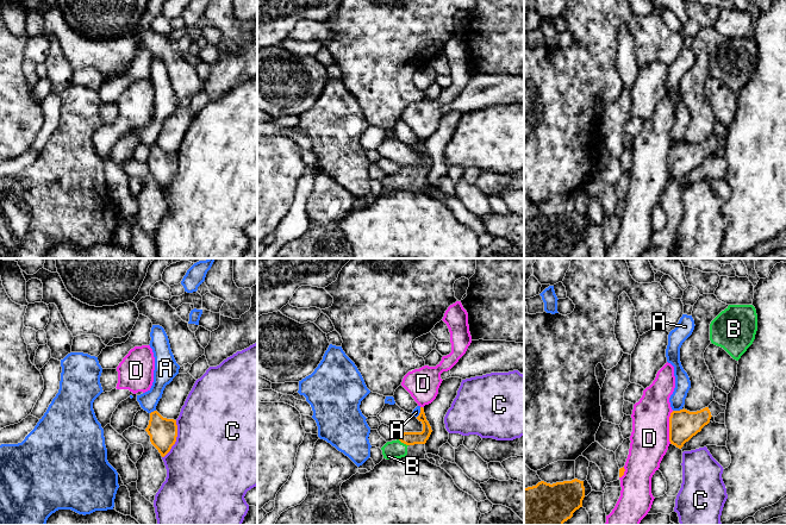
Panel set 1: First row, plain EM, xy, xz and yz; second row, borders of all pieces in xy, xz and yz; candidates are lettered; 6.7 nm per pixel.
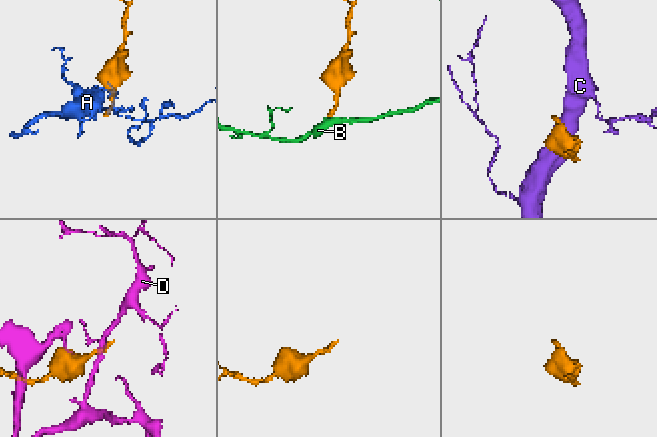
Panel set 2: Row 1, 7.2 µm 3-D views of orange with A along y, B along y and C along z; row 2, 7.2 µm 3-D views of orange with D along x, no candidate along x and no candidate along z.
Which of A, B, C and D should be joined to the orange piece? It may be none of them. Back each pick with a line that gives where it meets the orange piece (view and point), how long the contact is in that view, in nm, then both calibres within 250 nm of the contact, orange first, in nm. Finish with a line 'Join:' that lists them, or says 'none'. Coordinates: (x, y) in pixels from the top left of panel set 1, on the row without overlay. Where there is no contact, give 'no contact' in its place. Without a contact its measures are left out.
B: xz (403, 175) | 80 nm | 100/120 nm
Join: B

